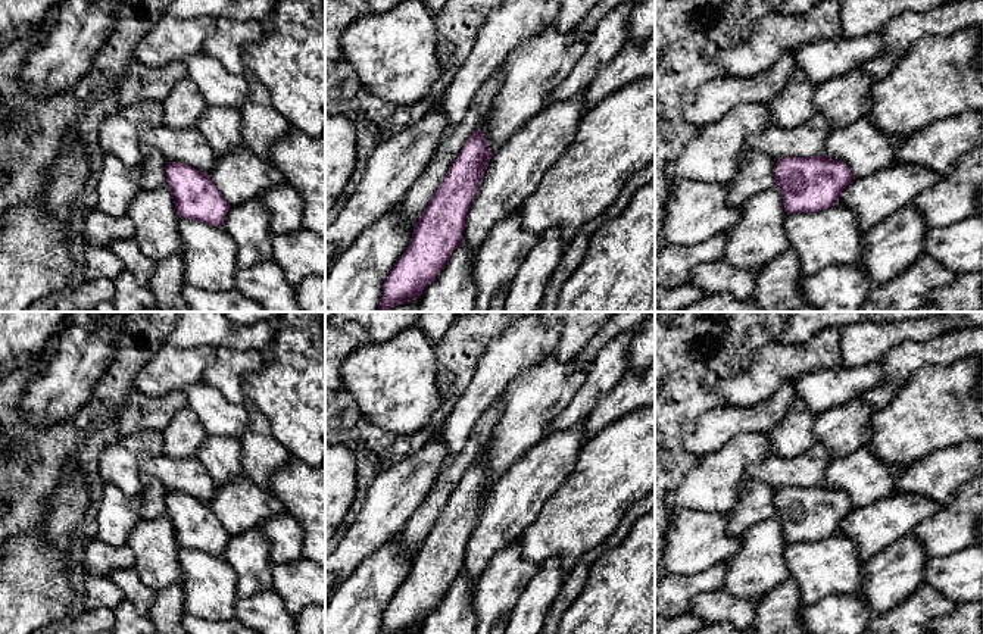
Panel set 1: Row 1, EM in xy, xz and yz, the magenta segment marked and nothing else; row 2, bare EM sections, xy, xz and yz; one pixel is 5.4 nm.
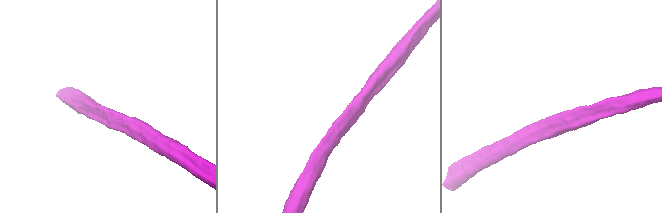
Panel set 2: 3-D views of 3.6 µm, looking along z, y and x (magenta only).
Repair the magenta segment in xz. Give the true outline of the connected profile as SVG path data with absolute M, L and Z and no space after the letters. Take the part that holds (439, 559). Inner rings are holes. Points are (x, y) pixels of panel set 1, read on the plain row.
M477 459L464 474L440 516L415 552L412 568L384 610L380 634L419 627L464 568L466 543L493 485Z

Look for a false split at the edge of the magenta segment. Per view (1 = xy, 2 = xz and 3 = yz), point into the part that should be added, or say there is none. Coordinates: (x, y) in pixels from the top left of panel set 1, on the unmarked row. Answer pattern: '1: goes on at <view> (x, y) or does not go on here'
1: does not go on here
2: does not go on here
3: does not go on here

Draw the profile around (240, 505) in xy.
M246 475L219 485L209 506L231 535L259 528L262 521L285 512L271 490Z

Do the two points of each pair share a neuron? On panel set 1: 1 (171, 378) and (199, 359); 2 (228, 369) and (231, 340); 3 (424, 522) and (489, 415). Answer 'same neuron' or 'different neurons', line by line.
1: same neuron
2: different neurons
3: same neuron

